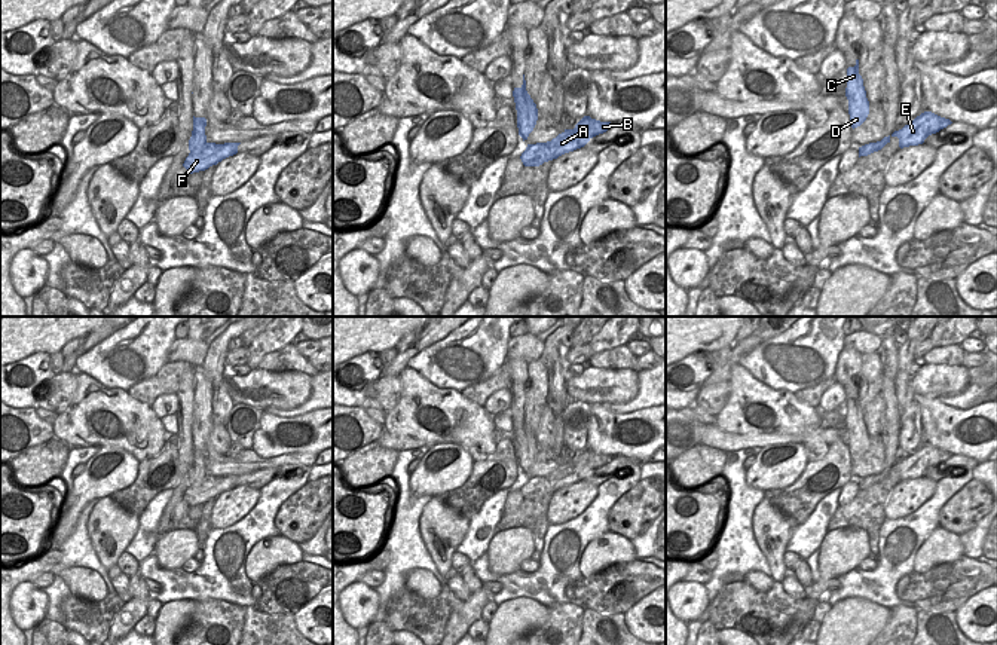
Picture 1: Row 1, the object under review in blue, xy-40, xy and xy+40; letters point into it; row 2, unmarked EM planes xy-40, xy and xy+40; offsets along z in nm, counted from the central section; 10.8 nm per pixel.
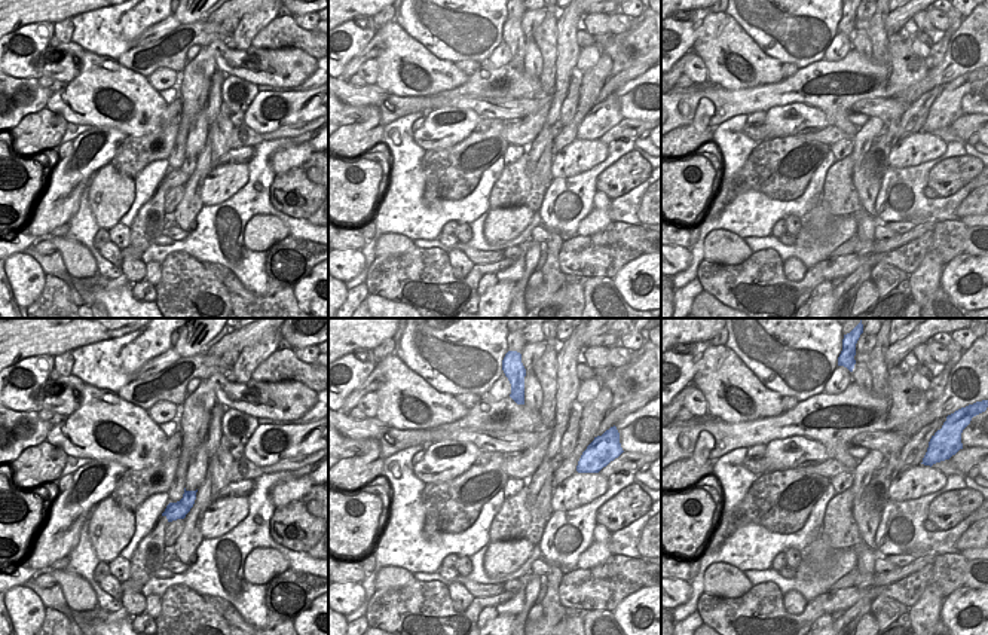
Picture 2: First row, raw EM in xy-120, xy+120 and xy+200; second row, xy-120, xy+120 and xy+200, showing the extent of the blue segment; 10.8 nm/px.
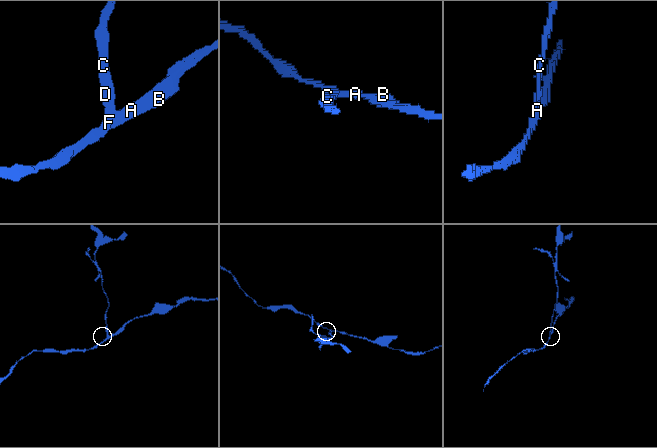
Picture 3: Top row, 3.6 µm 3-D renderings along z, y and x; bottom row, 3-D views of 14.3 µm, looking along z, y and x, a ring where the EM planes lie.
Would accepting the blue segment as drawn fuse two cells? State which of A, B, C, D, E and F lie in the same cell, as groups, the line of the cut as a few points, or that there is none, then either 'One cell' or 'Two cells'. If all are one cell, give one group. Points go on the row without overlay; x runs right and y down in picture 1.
Groups: A B E F / C D. Split along xy-40 (207, 476), (190, 485). Two cells.

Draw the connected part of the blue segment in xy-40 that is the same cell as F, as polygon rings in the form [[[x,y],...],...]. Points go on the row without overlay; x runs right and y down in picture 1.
[[[207,476],[204,480],[195,480],[186,490],[183,499],[189,507],[205,504],[223,492],[236,487],[239,477],[241,476]]]

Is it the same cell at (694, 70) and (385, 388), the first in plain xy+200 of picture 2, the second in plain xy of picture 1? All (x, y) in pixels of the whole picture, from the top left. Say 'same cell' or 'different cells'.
same cell

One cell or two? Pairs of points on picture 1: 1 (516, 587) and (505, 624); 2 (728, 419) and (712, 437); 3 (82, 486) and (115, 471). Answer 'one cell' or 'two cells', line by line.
1: two cells
2: two cells
3: one cell

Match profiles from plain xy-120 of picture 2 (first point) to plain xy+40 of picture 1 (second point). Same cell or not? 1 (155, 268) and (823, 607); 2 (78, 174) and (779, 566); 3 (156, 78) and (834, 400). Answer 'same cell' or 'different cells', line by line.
1: same cell
2: different cells
3: same cell

